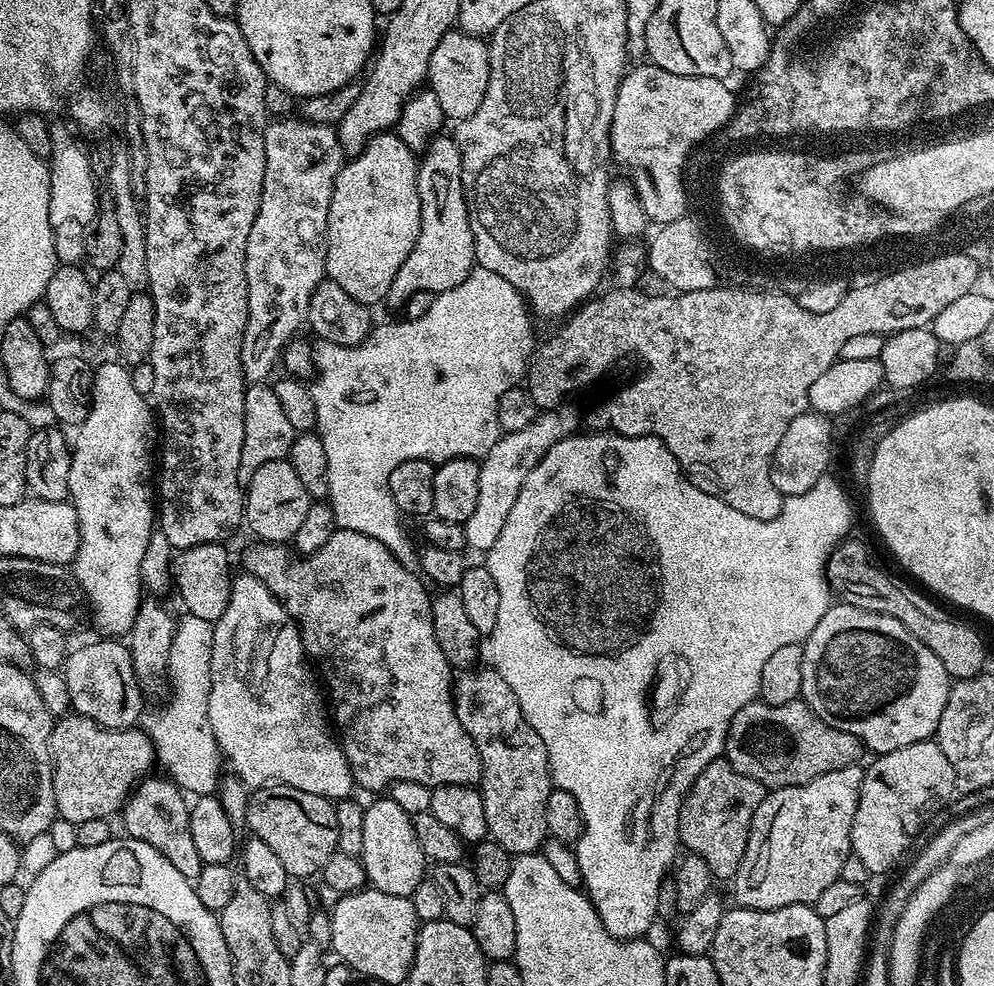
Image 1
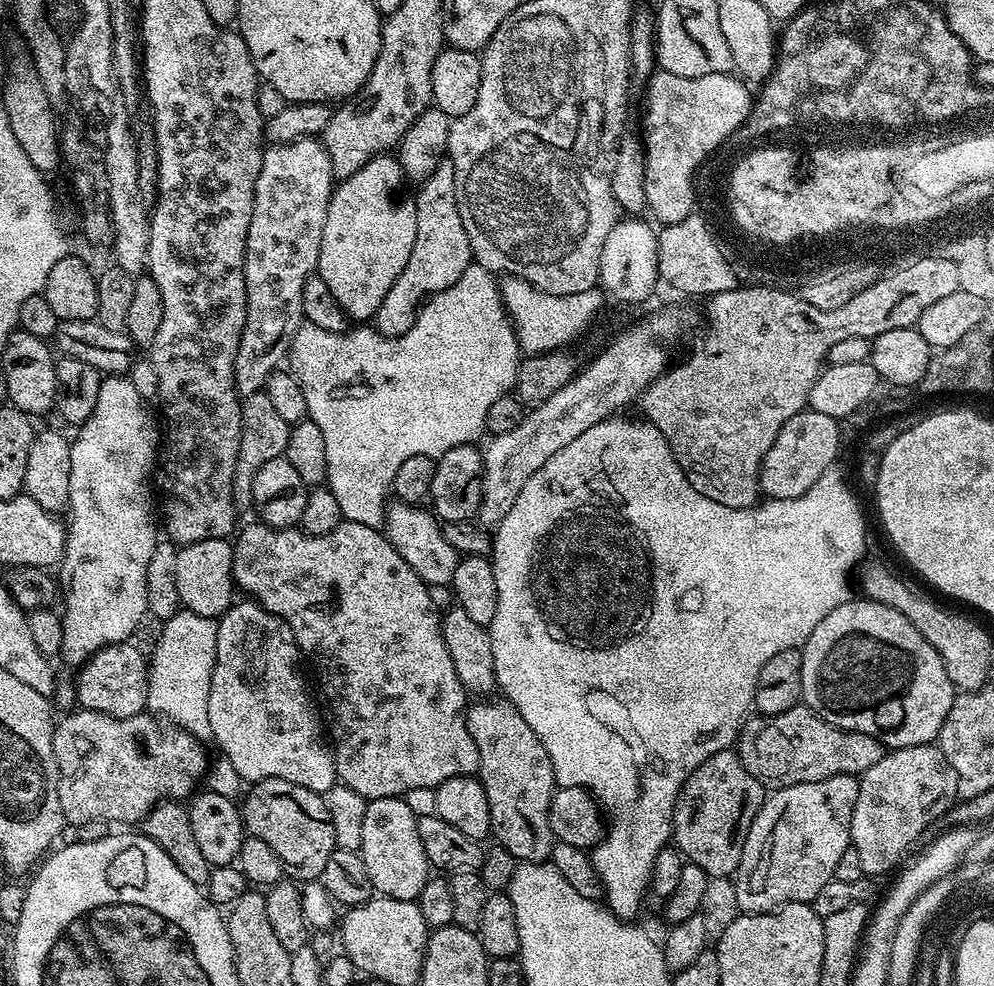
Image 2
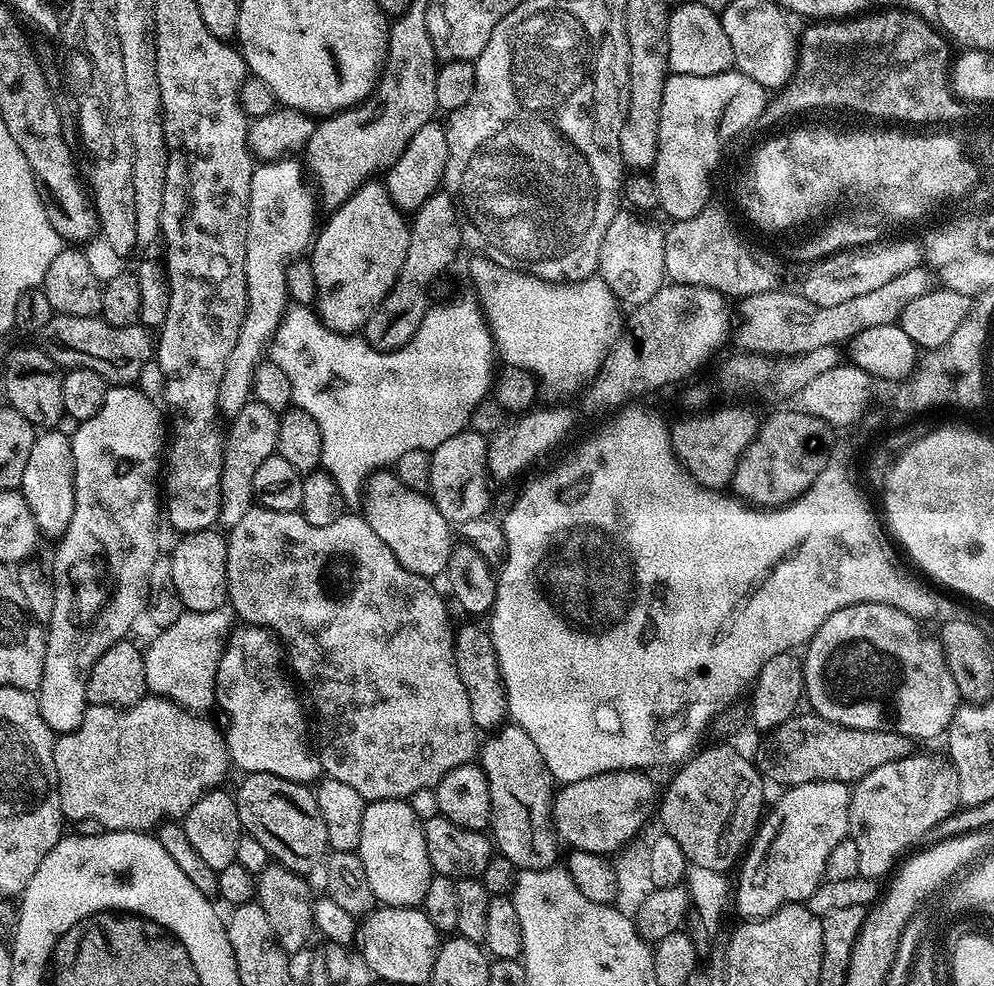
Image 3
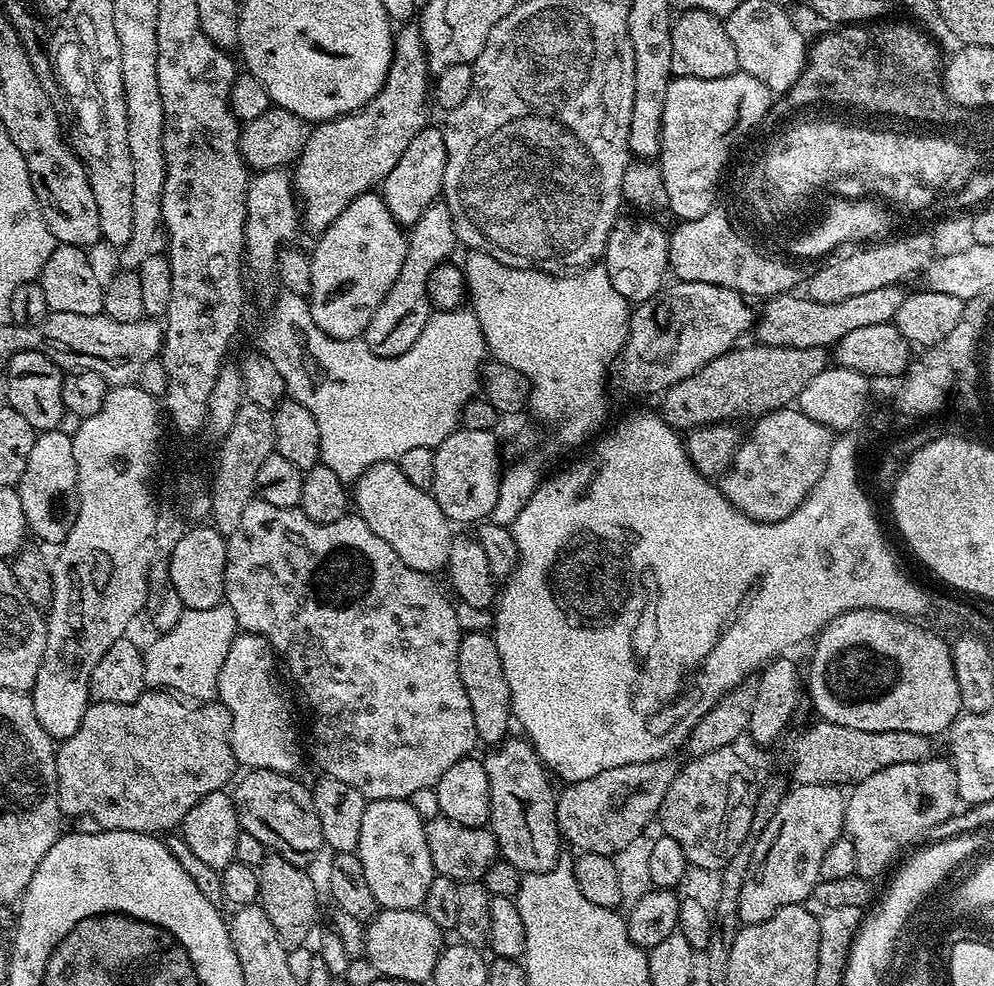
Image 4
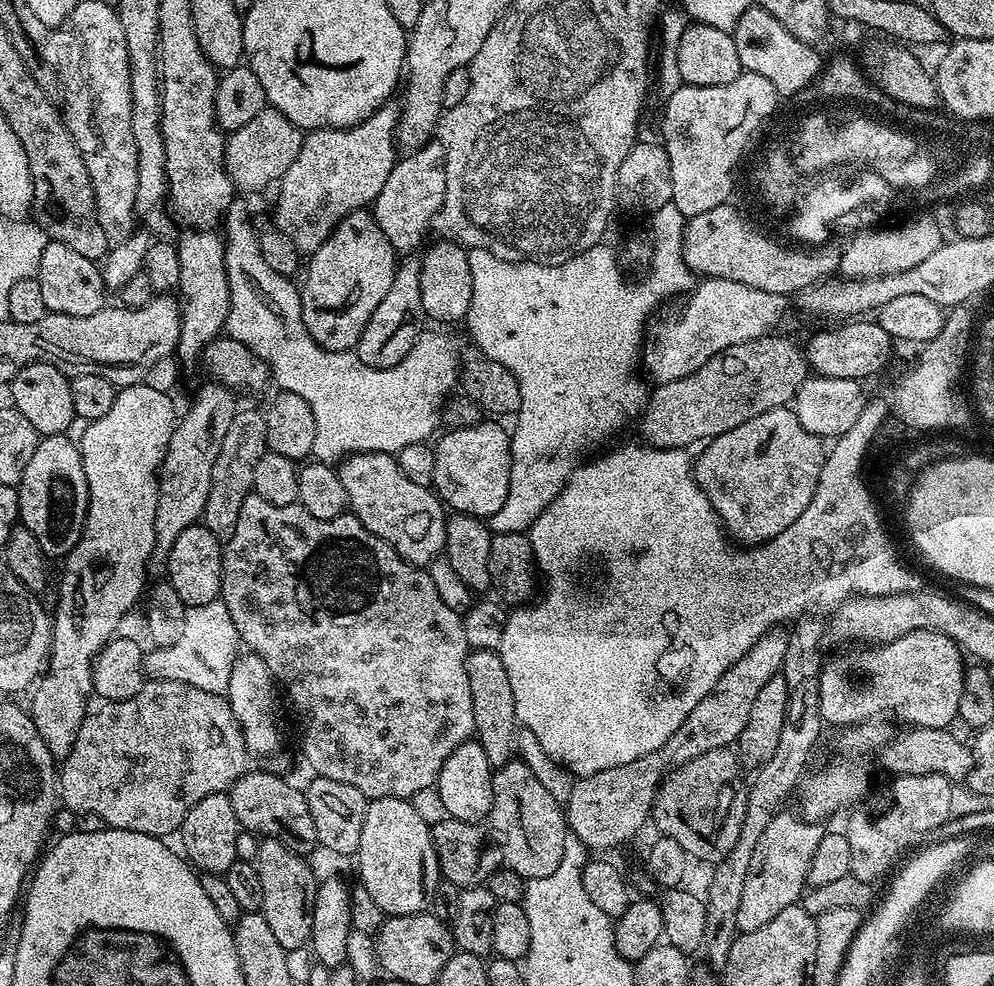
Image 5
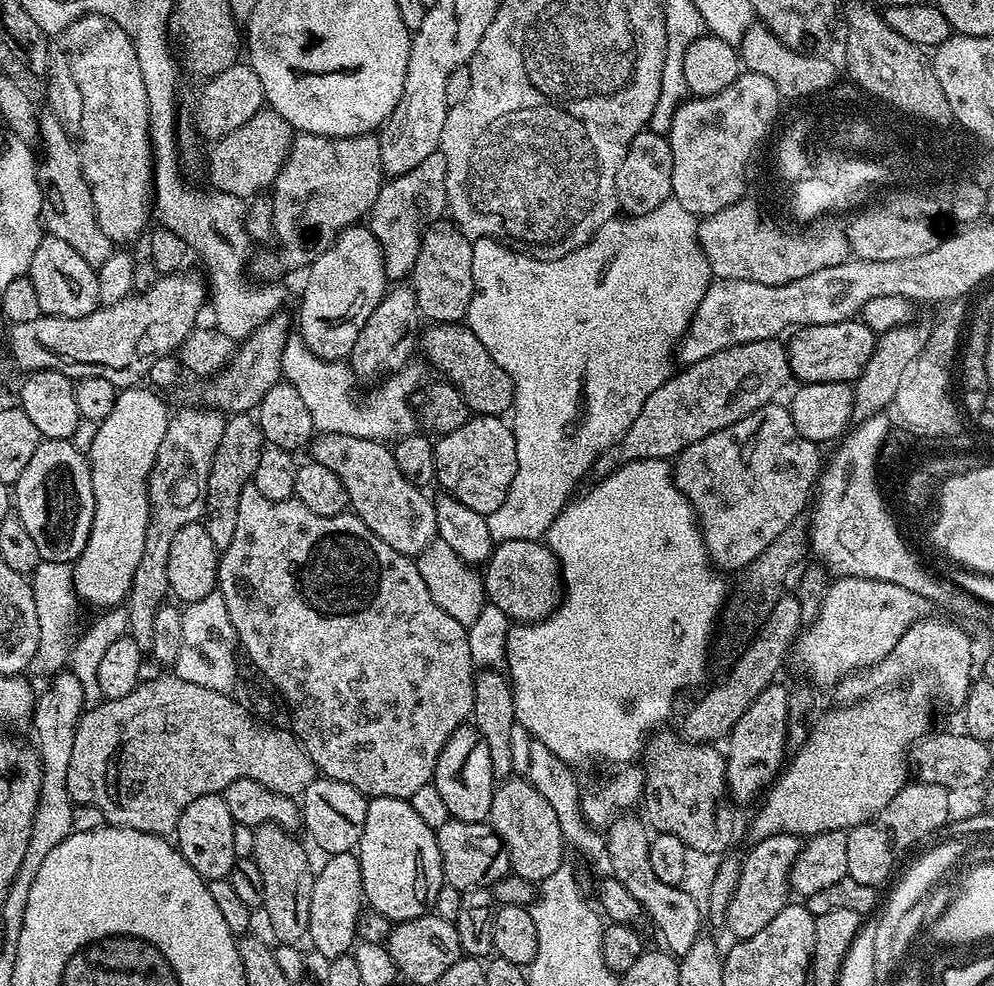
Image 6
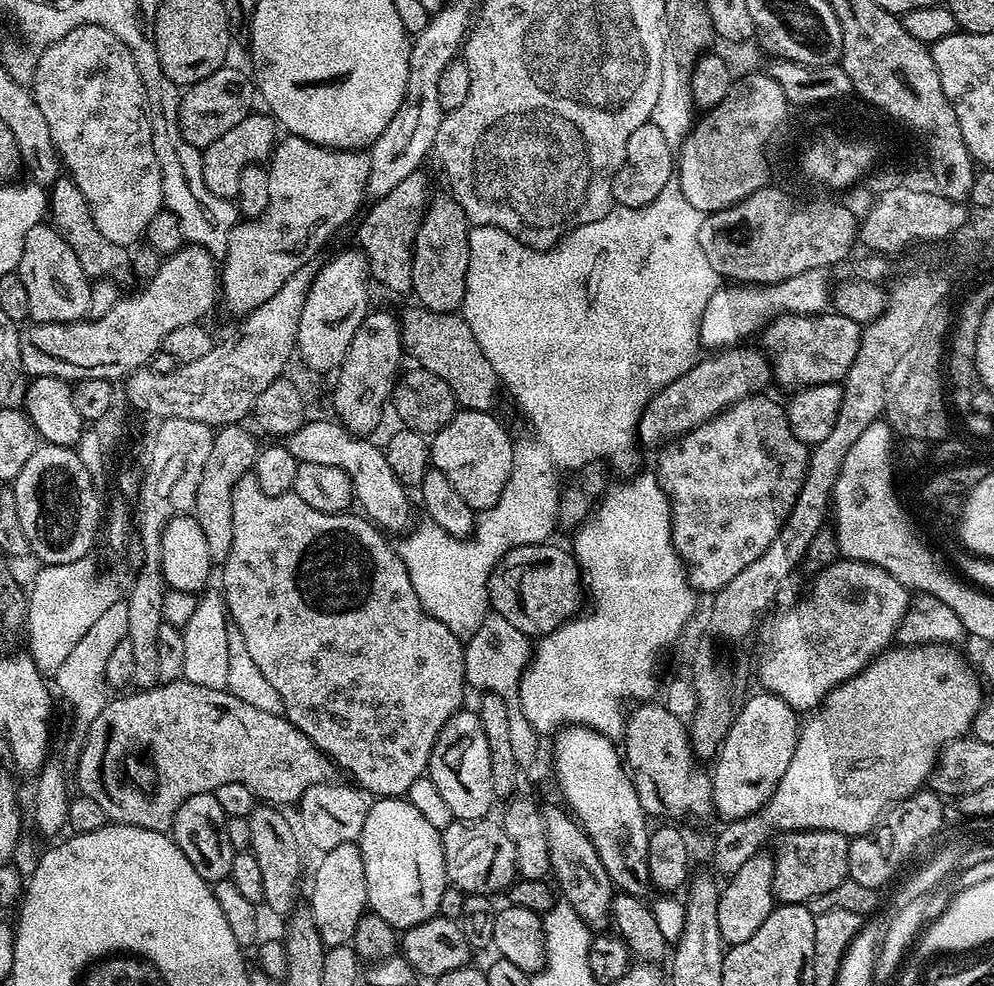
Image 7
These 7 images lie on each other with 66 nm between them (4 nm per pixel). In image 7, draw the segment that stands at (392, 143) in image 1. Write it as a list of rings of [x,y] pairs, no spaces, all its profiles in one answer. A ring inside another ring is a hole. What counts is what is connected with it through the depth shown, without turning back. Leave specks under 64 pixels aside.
[[[340,252],[333,260],[319,265],[312,277],[312,285],[306,294],[306,306],[302,306],[302,318],[298,318],[296,352],[298,360],[312,372],[335,373],[350,350],[354,330],[364,321],[370,311],[368,305],[370,273],[368,260],[363,252]]]

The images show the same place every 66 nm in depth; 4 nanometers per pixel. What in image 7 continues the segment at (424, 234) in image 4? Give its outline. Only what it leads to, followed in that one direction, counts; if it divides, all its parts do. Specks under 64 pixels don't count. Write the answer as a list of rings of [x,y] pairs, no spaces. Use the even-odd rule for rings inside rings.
[[[369,311],[358,330],[354,330],[350,350],[346,350],[346,358],[335,373],[336,385],[332,388],[332,408],[337,412],[335,415],[339,423],[349,432],[367,437],[372,434],[368,432],[379,426],[401,371],[400,356],[402,357],[402,345],[397,313]]]

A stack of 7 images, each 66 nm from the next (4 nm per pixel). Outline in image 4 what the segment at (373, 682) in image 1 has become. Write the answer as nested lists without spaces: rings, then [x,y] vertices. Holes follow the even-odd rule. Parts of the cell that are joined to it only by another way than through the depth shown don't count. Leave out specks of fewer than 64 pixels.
[[[254,498],[254,499],[253,499],[253,500],[252,500],[252,501],[251,501],[251,502],[250,502],[250,506],[246,506],[246,510],[245,510],[245,511],[244,511],[244,513],[242,513],[242,518],[241,518],[241,519],[240,519],[240,521],[239,521],[239,522],[238,522],[238,530],[234,530],[234,534],[230,534],[230,535],[229,535],[229,536],[228,536],[228,537],[227,537],[227,538],[226,538],[226,539],[227,539],[227,542],[228,542],[228,561],[227,561],[227,562],[226,562],[226,578],[225,578],[225,579],[224,579],[224,600],[225,600],[225,601],[226,601],[226,603],[227,603],[227,604],[228,604],[228,606],[229,606],[229,608],[230,608],[230,610],[232,610],[232,611],[233,611],[233,612],[234,612],[234,614],[235,614],[235,615],[236,615],[236,623],[237,623],[237,625],[239,625],[239,627],[240,627],[240,628],[241,628],[241,629],[243,629],[243,631],[245,631],[245,632],[252,632],[252,633],[254,633],[254,634],[255,634],[255,635],[256,635],[256,636],[261,636],[261,637],[262,637],[262,638],[266,638],[266,639],[267,639],[267,640],[268,640],[268,645],[270,645],[270,646],[271,646],[271,648],[272,648],[272,650],[273,650],[273,652],[275,652],[275,653],[276,653],[276,655],[277,655],[277,657],[279,657],[279,659],[280,659],[280,660],[281,660],[281,661],[282,661],[282,664],[283,664],[283,667],[284,667],[284,668],[285,668],[285,669],[286,669],[286,672],[287,672],[287,668],[286,668],[286,667],[288,667],[288,672],[289,672],[289,674],[290,674],[290,675],[292,675],[292,680],[293,680],[293,682],[294,682],[294,683],[296,683],[296,688],[297,688],[297,690],[298,690],[298,691],[300,691],[300,692],[301,692],[301,694],[302,694],[302,695],[304,695],[304,700],[305,700],[305,702],[306,702],[306,703],[308,703],[308,708],[309,708],[309,710],[310,710],[310,711],[312,711],[312,720],[313,720],[313,722],[314,722],[314,723],[316,723],[316,725],[314,725],[314,726],[313,726],[313,728],[312,728],[312,756],[313,756],[313,758],[314,758],[314,759],[316,759],[316,764],[317,764],[317,766],[318,766],[318,767],[320,767],[320,768],[321,768],[321,769],[320,769],[320,770],[319,770],[319,771],[320,771],[320,772],[321,772],[321,773],[323,773],[323,775],[326,775],[326,776],[329,776],[329,777],[330,777],[330,778],[338,778],[338,782],[346,782],[346,786],[354,786],[354,790],[358,790],[358,794],[362,794],[362,795],[363,795],[363,796],[364,796],[364,799],[365,799],[365,801],[368,801],[368,802],[371,802],[371,801],[373,801],[373,800],[408,800],[408,799],[409,799],[409,798],[410,798],[410,797],[411,797],[411,796],[412,796],[412,795],[413,795],[413,794],[414,794],[414,790],[422,790],[422,789],[423,789],[423,788],[435,788],[435,787],[436,787],[436,783],[438,783],[438,781],[440,781],[440,779],[441,779],[441,778],[442,778],[442,774],[446,774],[446,770],[450,770],[450,766],[454,766],[454,762],[458,762],[458,761],[459,761],[459,760],[467,760],[467,759],[469,759],[469,757],[471,757],[471,756],[472,756],[472,755],[473,755],[473,753],[475,753],[475,752],[472,752],[472,751],[474,751],[474,750],[475,750],[475,748],[476,748],[476,744],[477,744],[477,745],[478,745],[478,737],[477,737],[477,734],[476,734],[476,727],[475,727],[475,726],[474,726],[474,714],[470,714],[470,698],[466,698],[466,686],[462,686],[462,678],[461,678],[461,677],[460,677],[460,675],[459,675],[459,674],[458,674],[458,646],[459,646],[459,645],[460,645],[460,637],[461,637],[461,635],[462,635],[462,631],[461,631],[461,629],[460,629],[460,626],[459,626],[459,624],[458,624],[458,619],[457,619],[457,618],[455,618],[455,608],[454,608],[454,604],[453,604],[453,601],[452,601],[452,600],[451,600],[451,599],[449,599],[449,600],[450,600],[450,601],[448,601],[448,600],[447,600],[447,598],[446,598],[446,597],[444,597],[444,596],[443,596],[443,594],[442,594],[442,593],[440,593],[440,588],[439,588],[439,586],[438,586],[438,585],[436,585],[436,584],[435,584],[435,582],[434,582],[434,581],[432,581],[432,580],[434,580],[434,579],[433,579],[433,577],[432,577],[432,576],[431,576],[431,575],[429,575],[429,573],[426,573],[426,572],[419,572],[419,571],[418,571],[418,570],[416,570],[416,569],[410,569],[410,568],[408,568],[408,566],[407,566],[407,564],[406,564],[406,563],[404,563],[404,562],[402,562],[402,558],[400,558],[400,557],[399,557],[399,556],[398,556],[398,554],[396,554],[396,553],[395,553],[395,552],[394,552],[394,550],[390,550],[390,546],[386,546],[386,542],[382,542],[382,538],[378,538],[378,534],[374,534],[374,530],[370,530],[370,526],[366,526],[366,522],[365,522],[365,521],[364,521],[364,520],[363,520],[363,519],[362,519],[362,517],[361,517],[361,516],[359,516],[359,514],[349,514],[349,515],[347,515],[347,516],[343,516],[343,517],[342,517],[342,518],[338,518],[338,522],[326,522],[326,523],[325,523],[325,524],[316,524],[316,523],[315,523],[315,522],[314,522],[314,521],[312,521],[312,520],[311,520],[311,519],[310,519],[310,518],[306,518],[306,514],[305,514],[305,513],[304,513],[304,512],[301,512],[301,511],[300,511],[300,509],[299,509],[299,507],[294,507],[294,508],[283,508],[283,507],[282,507],[282,506],[270,506],[270,502],[266,502],[266,501],[265,501],[265,500],[261,500],[261,499],[259,499],[259,498]]]

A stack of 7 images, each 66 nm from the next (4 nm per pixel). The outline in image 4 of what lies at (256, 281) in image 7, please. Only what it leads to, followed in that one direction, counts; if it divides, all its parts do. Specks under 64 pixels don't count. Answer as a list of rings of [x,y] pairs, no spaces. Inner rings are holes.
[[[404,26],[395,33],[392,41],[392,65],[386,74],[382,90],[365,108],[357,112],[347,112],[337,120],[325,120],[317,123],[308,133],[308,141],[302,150],[300,159],[294,165],[294,191],[302,205],[302,224],[313,234],[325,232],[326,229],[362,194],[379,189],[384,179],[398,166],[398,158],[406,154],[406,146],[424,128],[429,127],[428,104],[430,108],[430,69],[428,55],[424,49],[424,39],[419,27]]]

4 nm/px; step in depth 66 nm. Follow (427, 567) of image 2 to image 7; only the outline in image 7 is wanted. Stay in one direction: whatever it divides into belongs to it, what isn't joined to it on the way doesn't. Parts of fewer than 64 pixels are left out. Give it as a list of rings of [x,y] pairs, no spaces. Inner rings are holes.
[[[309,419],[301,428],[294,430],[294,434],[286,437],[286,447],[290,454],[294,454],[294,458],[301,462],[318,462],[318,466],[338,466],[338,470],[342,470],[350,478],[355,503],[364,507],[363,515],[377,529],[385,533],[407,533],[414,524],[412,500],[408,497],[411,495],[409,489],[402,482],[398,482],[398,478],[394,478],[394,472],[386,462],[383,447],[379,443],[371,444],[371,439],[357,436],[355,432],[349,432],[343,424],[332,420]]]

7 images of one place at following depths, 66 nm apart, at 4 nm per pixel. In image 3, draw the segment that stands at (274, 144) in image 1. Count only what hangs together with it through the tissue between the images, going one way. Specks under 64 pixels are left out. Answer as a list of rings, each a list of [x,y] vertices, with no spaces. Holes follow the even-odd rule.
[[[281,158],[279,160],[266,160],[257,163],[252,169],[252,177],[250,178],[250,206],[248,207],[248,229],[246,230],[246,290],[248,291],[248,313],[244,315],[242,330],[238,334],[238,342],[234,346],[234,351],[230,354],[230,359],[226,361],[226,374],[222,374],[222,386],[218,390],[220,411],[224,414],[235,414],[238,410],[242,410],[242,406],[246,406],[249,400],[253,399],[260,365],[265,363],[266,353],[273,343],[276,331],[279,330],[280,324],[284,321],[285,312],[287,312],[290,307],[290,299],[287,290],[288,269],[291,268],[295,261],[299,261],[301,257],[311,249],[312,241],[318,231],[318,220],[316,224],[316,204],[318,208],[318,196],[314,191],[313,185],[311,183],[308,185],[307,182],[304,181],[304,172],[306,174],[306,168],[301,161],[300,164],[296,161],[296,158]]]

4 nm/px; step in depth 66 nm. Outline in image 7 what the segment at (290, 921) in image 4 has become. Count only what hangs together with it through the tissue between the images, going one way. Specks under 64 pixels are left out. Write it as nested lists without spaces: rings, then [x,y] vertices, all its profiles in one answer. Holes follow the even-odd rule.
[[[264,802],[253,808],[247,818],[250,822],[250,850],[254,854],[254,858],[258,858],[258,866],[262,870],[264,904],[274,915],[287,918],[292,915],[294,905],[297,903],[297,901],[295,902],[296,895],[300,892],[296,883],[300,880],[300,844],[302,845],[302,840],[293,821],[291,824],[280,812],[283,811],[279,807]]]

